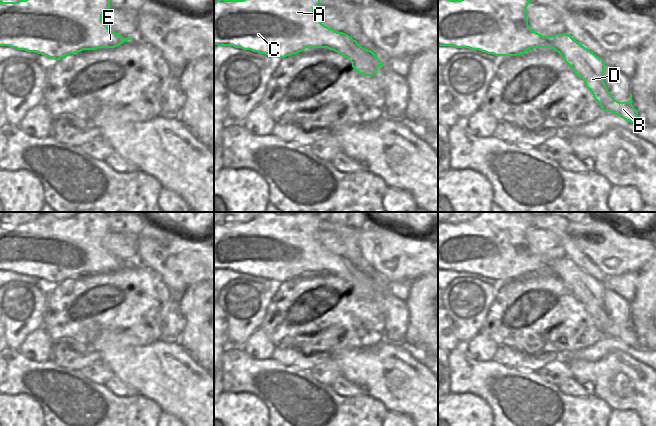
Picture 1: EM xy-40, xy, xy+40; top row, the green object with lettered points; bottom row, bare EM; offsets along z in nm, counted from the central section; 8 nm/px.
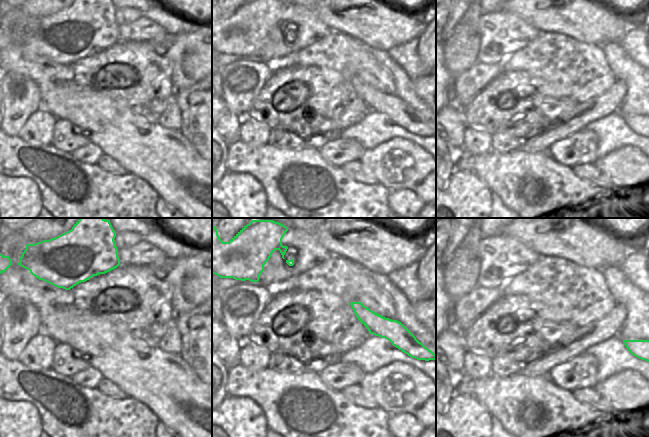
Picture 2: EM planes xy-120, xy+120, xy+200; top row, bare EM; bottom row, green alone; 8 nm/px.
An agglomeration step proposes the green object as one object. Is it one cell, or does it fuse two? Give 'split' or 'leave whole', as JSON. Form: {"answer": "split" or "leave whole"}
{"answer": "leave whole"}

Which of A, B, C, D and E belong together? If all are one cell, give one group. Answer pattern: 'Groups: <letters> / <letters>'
Groups: A B C D E

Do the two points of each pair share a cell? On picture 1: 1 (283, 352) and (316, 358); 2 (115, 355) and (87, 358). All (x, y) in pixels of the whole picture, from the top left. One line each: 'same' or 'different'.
1: same
2: different

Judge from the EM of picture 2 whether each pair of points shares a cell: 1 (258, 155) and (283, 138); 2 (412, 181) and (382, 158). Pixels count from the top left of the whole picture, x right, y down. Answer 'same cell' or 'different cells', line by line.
1: different cells
2: same cell

